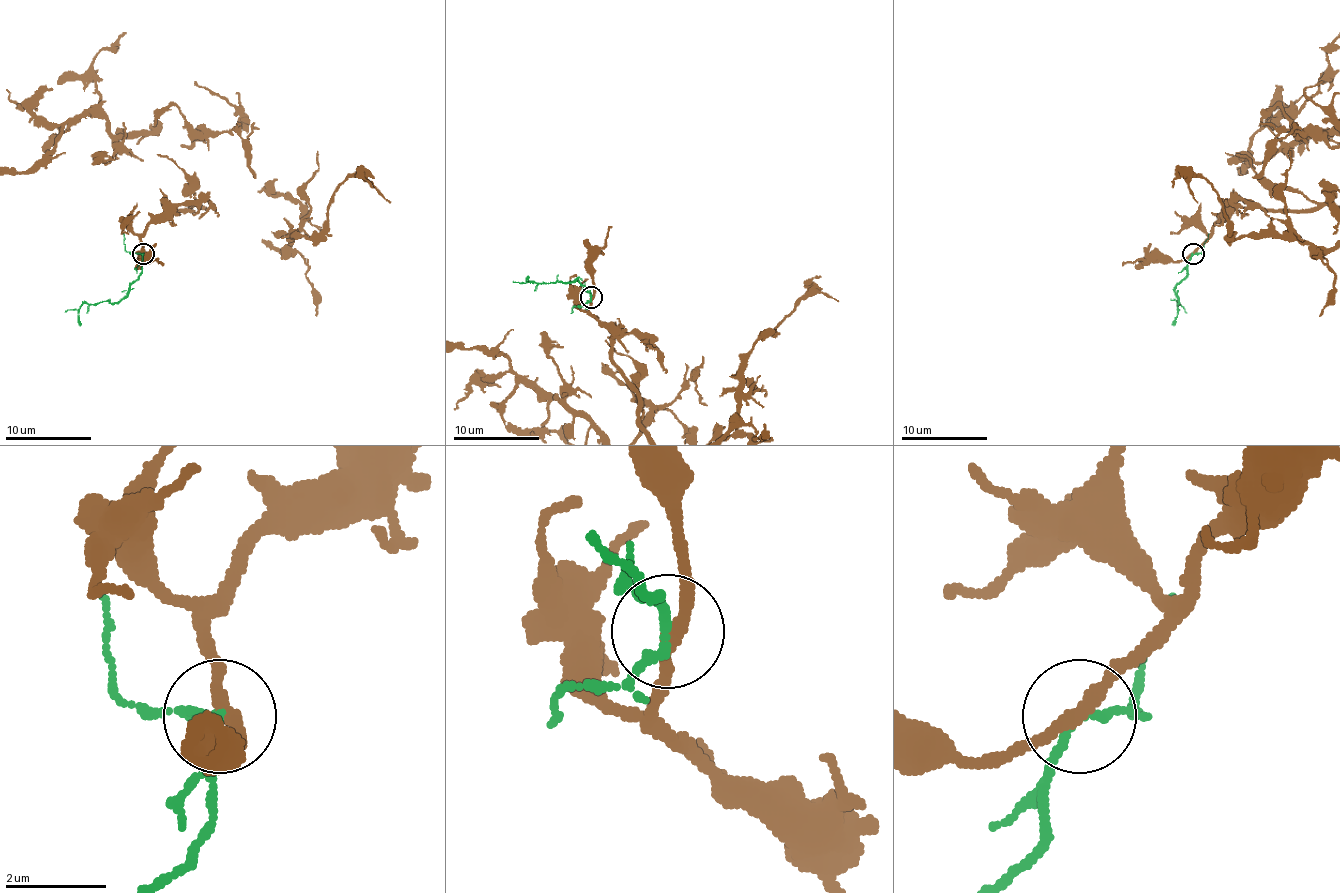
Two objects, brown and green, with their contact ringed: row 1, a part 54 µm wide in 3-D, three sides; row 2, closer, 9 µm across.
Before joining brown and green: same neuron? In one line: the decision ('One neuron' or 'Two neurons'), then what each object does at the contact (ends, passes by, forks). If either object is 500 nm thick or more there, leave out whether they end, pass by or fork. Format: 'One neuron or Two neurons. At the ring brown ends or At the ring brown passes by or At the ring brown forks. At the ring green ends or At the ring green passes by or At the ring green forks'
Two neurons. At the ring brown passes by. At the ring green passes by

